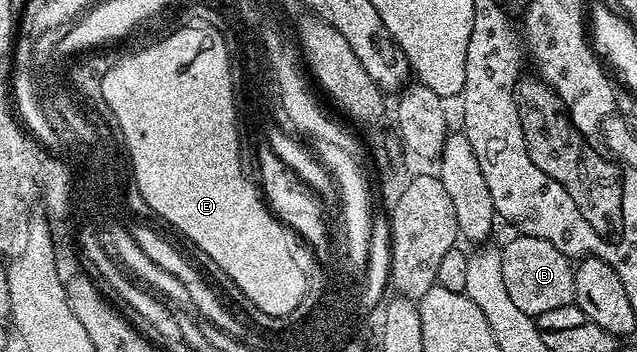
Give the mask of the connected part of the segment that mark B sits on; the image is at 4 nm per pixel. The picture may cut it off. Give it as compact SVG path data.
M521 233L515 236L507 247L501 248L504 285L515 305L535 317L548 313L548 309L571 306L574 302L575 264L567 255L560 253L552 241Z

